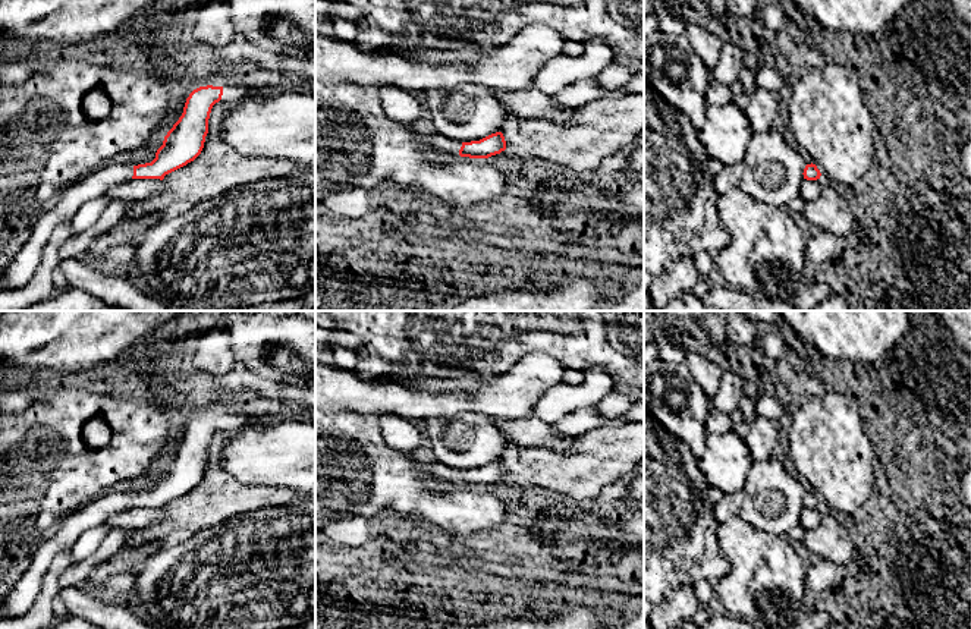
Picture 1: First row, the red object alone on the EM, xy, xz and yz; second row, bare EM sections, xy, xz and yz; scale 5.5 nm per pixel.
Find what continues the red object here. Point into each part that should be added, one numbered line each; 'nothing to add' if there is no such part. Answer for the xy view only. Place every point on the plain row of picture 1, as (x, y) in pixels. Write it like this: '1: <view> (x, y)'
1: xy (231, 422)
2: xy (97, 512)

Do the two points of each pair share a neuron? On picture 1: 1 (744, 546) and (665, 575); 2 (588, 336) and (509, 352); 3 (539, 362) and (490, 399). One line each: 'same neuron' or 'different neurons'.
1: different neurons
2: same neuron
3: same neuron

